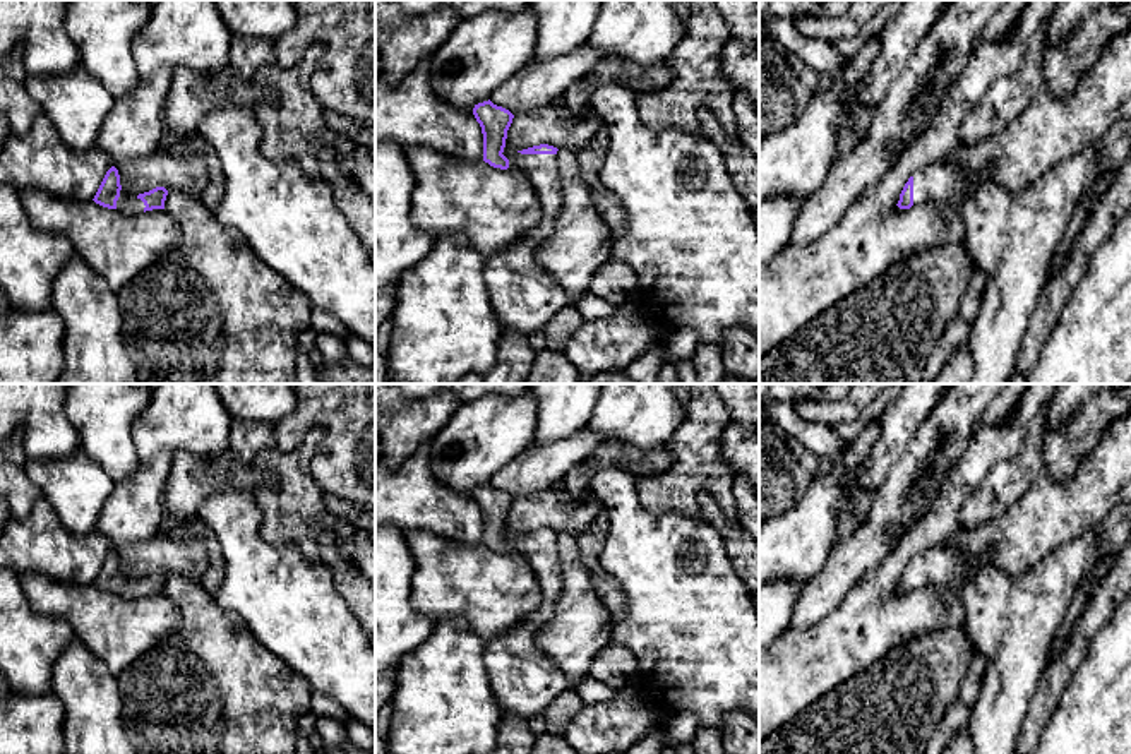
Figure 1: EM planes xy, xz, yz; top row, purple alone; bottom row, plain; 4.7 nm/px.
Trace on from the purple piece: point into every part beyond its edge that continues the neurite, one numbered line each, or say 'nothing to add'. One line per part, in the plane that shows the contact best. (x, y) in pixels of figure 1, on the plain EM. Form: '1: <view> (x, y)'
1: xz (523, 681)

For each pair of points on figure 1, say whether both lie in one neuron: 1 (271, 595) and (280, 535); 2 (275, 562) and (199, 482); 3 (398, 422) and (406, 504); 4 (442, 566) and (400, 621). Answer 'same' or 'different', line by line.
1: different
2: different
3: different
4: different

